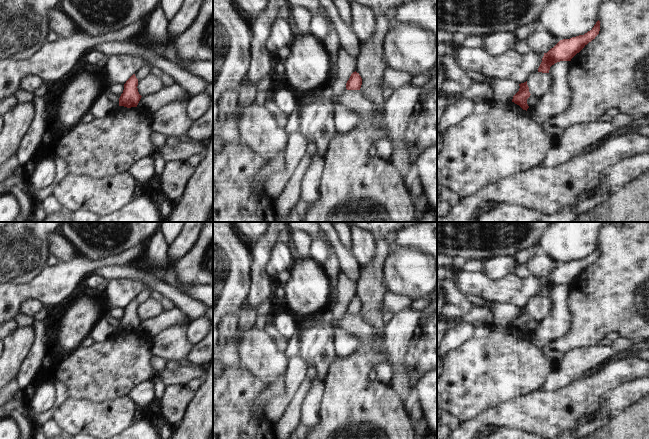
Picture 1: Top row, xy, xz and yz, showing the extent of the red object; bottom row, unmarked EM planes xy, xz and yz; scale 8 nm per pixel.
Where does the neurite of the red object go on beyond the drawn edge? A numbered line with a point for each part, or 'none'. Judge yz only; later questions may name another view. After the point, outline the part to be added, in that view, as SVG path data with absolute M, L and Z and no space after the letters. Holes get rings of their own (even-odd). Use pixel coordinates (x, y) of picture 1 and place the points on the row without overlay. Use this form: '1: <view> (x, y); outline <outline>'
none

